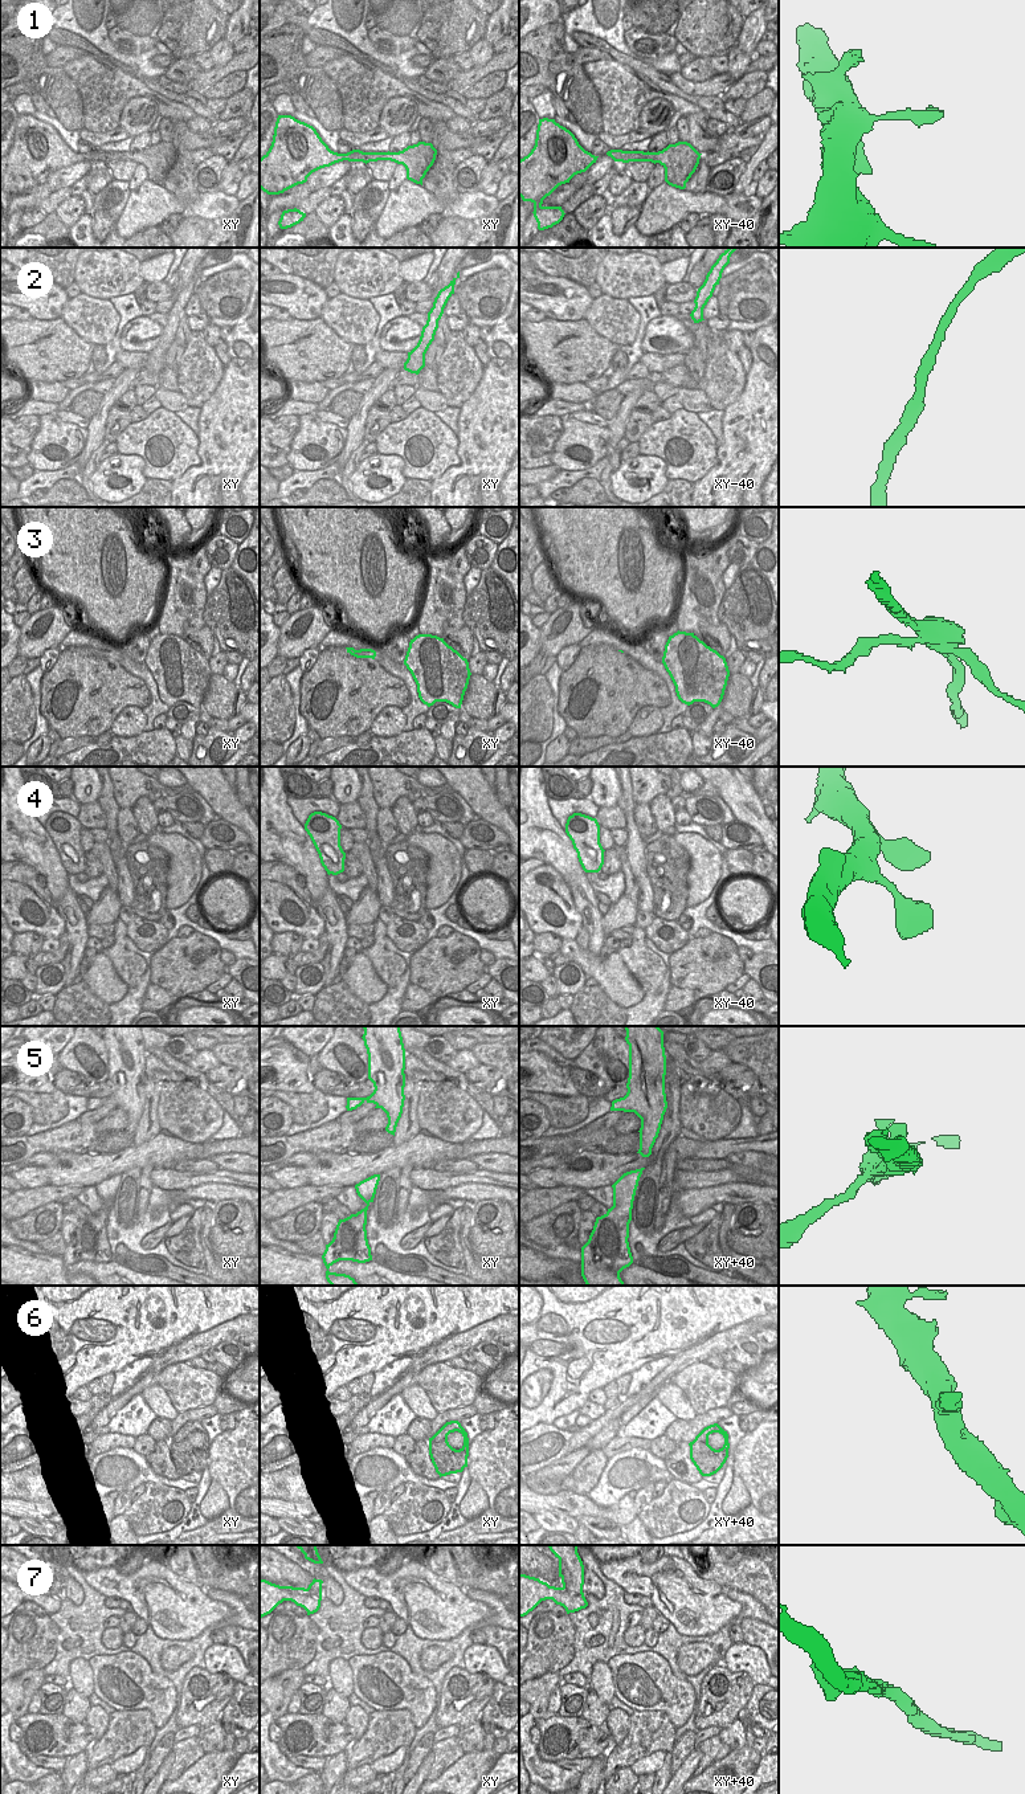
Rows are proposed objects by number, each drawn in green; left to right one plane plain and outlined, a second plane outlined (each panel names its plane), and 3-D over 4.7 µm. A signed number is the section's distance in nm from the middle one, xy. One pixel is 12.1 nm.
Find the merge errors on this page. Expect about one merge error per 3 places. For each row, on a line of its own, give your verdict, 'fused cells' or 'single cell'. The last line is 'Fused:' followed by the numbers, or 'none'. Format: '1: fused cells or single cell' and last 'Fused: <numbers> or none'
1: single cell
2: single cell
3: fused cells
4: single cell
5: single cell
6: single cell
7: single cell
Fused: 3

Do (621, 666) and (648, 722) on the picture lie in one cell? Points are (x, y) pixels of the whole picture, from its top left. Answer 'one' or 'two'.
two

